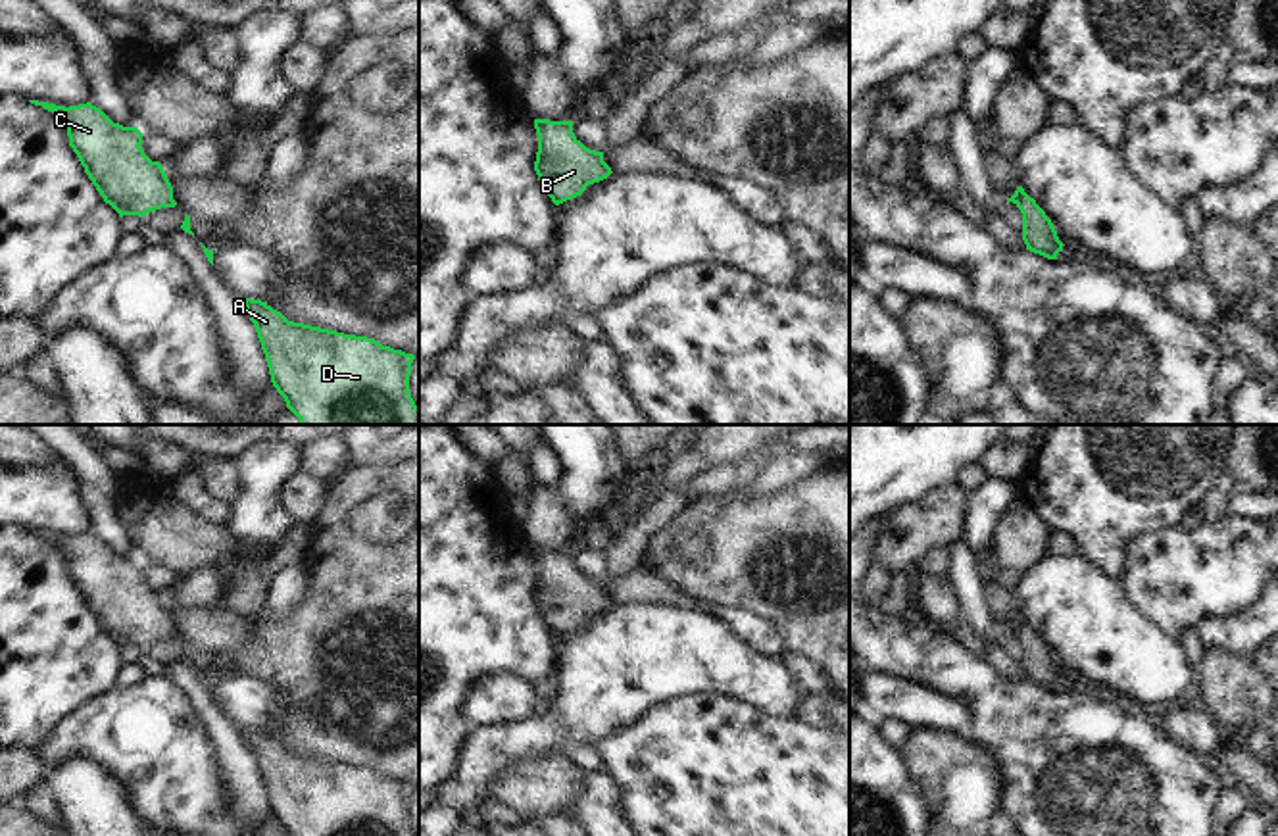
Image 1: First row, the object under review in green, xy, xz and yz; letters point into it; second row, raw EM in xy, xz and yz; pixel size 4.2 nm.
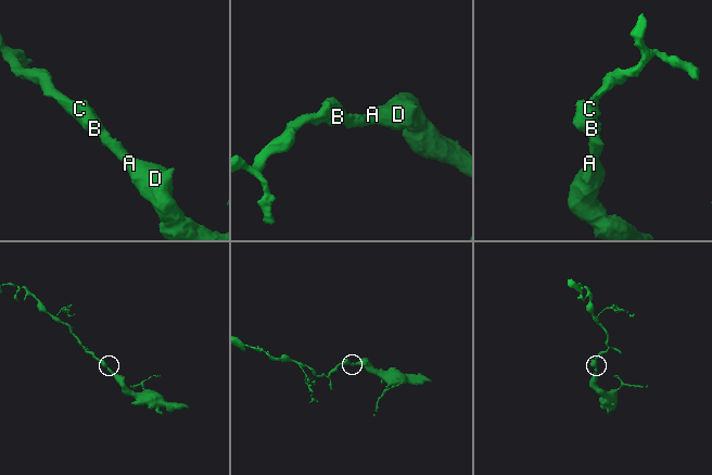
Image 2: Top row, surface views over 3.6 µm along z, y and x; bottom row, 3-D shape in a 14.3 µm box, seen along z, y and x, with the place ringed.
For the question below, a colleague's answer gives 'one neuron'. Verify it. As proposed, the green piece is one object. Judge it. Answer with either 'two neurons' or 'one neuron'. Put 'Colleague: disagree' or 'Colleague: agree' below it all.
one neuron
Colleague: agree

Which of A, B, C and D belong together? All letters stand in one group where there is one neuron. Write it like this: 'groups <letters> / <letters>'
groups A B C D

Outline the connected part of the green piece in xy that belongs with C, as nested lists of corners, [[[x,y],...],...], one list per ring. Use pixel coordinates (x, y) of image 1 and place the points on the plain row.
[[[29,532],[60,548],[85,603],[119,648],[144,648],[150,642],[177,636],[161,594],[144,584],[142,563],[136,557],[113,553],[90,532],[69,538]]]

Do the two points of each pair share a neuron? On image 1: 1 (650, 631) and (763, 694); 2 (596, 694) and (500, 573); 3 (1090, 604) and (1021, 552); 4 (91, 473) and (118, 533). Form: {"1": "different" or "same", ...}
{"1": "same", "2": "different", "3": "different", "4": "same"}

